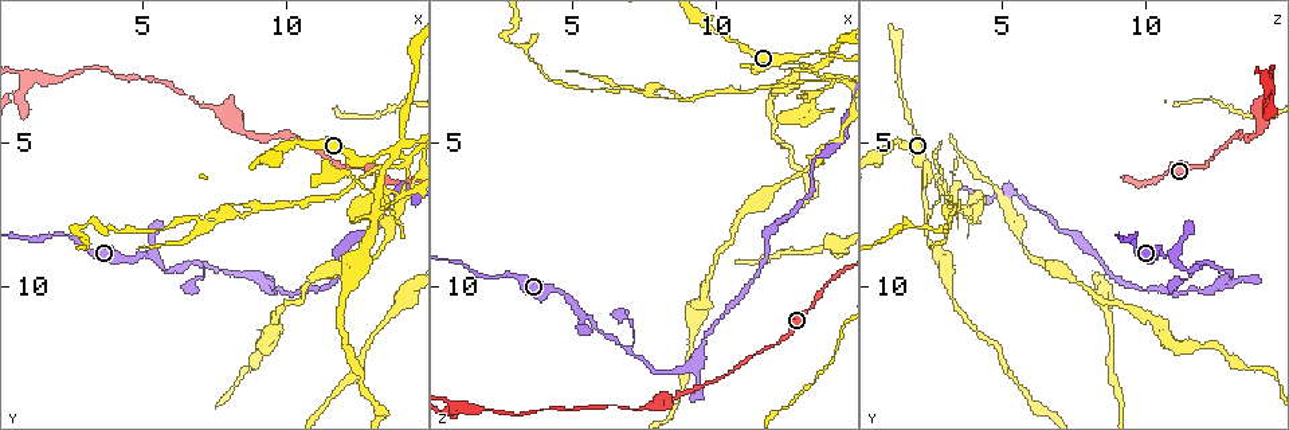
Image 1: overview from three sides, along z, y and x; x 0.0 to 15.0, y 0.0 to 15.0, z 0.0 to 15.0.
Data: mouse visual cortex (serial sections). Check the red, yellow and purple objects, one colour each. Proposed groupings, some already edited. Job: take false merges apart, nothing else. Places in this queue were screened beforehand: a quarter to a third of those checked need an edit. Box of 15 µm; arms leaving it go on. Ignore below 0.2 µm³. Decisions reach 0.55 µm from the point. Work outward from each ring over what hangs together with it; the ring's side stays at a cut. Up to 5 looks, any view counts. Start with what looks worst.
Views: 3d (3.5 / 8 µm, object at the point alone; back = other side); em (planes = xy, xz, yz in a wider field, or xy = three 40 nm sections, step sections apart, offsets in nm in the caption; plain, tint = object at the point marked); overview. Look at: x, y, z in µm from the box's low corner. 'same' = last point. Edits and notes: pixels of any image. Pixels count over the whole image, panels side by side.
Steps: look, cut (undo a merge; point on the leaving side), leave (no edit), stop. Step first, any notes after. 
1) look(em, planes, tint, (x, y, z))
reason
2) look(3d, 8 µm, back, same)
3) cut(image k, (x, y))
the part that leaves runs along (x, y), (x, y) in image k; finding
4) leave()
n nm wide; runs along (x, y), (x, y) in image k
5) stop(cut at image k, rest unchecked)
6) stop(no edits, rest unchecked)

look(3d, 3.5 µm, (12.2, 6.0, 2.2))
narrows sharply

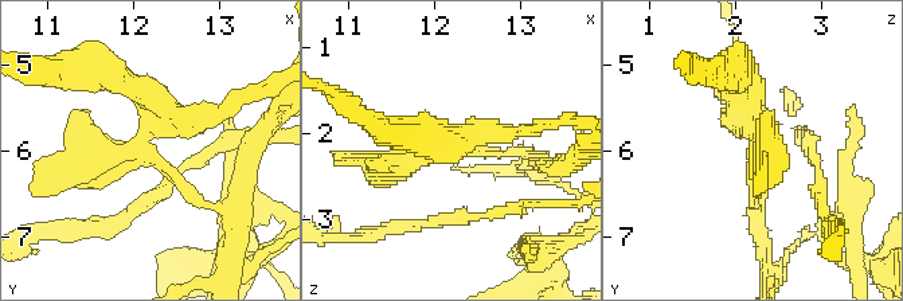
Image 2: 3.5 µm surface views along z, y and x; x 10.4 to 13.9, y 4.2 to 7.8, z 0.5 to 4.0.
look(em, xy, step 2, tint, (12.25, 5.90, 2.25))

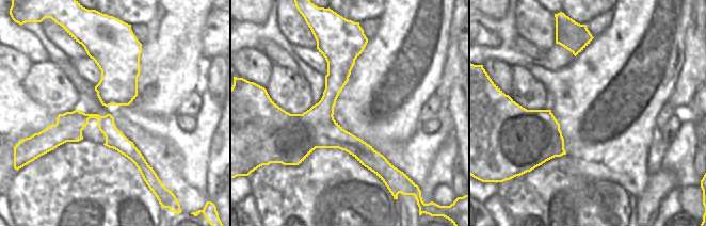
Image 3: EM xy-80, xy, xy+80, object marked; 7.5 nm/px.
cut(image 2, (88, 140))
border along (313, 106), (332, 115) in image 3; two cells meet here

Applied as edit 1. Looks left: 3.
look(overview)

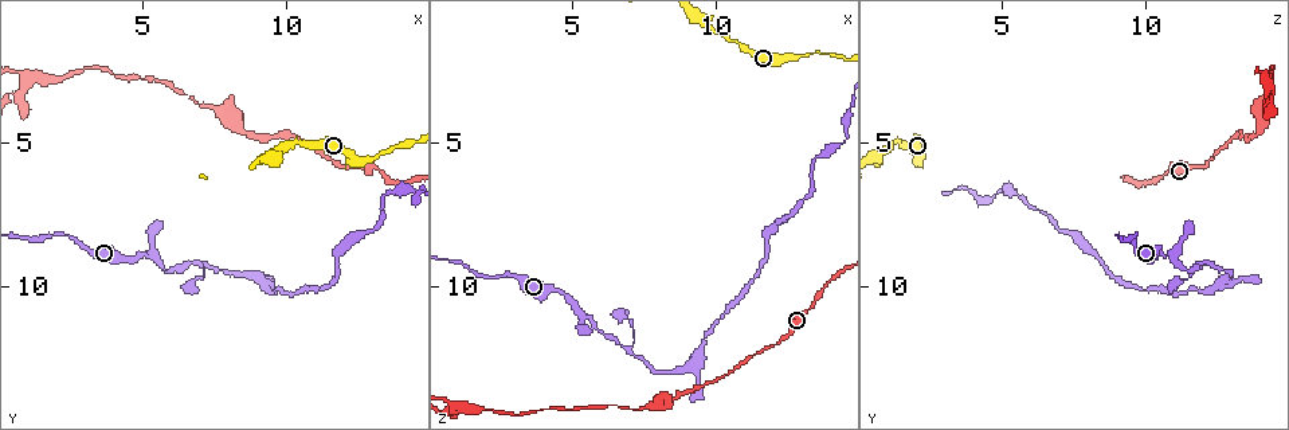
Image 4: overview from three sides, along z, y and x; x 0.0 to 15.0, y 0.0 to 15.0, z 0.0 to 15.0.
look(3d, 3.5 µm, (6.2, 9.4, 11.7))
a narrow waist

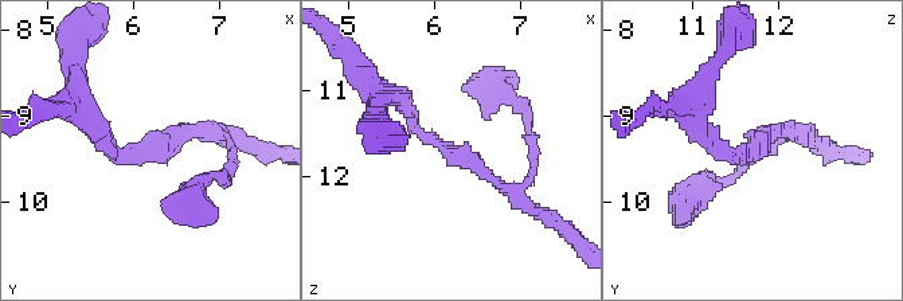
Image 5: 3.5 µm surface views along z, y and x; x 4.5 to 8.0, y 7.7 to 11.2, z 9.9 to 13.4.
leave()
runs along (85, 120), (114, 153), (214, 132) in image 5; one cell here

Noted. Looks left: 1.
stop(cut at image 2, rest unchecked)

